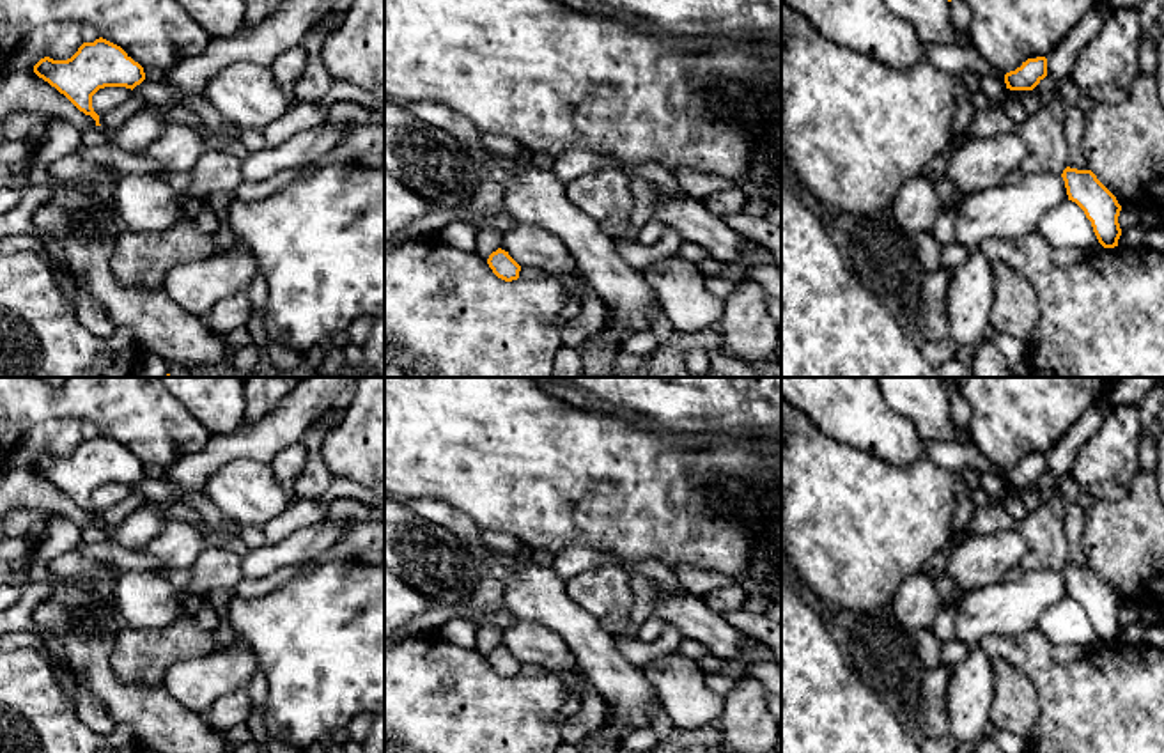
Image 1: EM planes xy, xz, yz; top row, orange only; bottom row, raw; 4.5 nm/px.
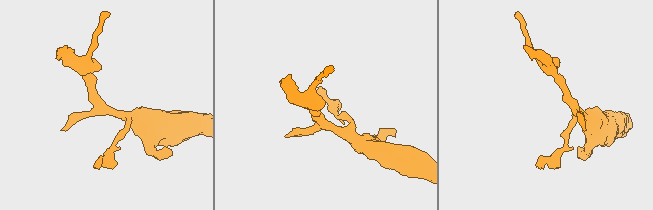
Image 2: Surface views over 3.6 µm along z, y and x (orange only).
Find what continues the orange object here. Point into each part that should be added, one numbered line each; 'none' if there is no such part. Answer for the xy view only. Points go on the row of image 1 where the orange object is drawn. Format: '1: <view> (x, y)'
none

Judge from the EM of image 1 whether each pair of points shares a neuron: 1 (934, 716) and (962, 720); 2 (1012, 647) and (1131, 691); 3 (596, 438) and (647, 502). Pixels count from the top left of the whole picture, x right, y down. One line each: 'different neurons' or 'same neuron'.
1: different neurons
2: same neuron
3: same neuron

